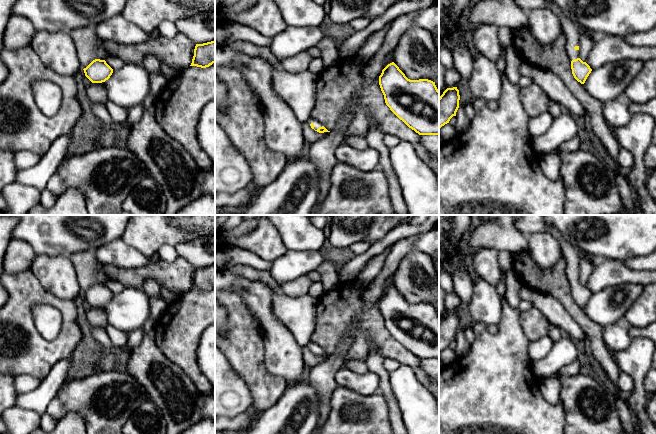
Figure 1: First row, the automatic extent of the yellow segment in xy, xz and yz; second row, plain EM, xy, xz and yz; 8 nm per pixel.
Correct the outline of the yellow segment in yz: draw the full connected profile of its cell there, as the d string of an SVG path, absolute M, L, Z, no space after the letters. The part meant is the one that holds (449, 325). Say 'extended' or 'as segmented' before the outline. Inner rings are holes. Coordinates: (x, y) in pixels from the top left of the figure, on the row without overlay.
as segmented; M457 311L447 312L439 321L439 354L449 347L459 332L459 314Z

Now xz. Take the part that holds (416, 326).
as segmented; M394 287L379 300L385 327L419 359L439 359L439 314L428 303L410 304Z

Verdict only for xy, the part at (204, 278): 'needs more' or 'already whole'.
already whole

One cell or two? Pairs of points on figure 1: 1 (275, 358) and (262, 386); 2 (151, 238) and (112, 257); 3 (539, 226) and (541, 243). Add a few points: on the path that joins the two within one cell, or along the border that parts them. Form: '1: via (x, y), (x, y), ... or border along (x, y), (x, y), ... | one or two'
1: border along (264, 349), (265, 369), (280, 376), (287, 386) | two
2: border along (121, 237), (126, 243), (150, 259) | two
3: border along (546, 230), (532, 232), (525, 236) | two

